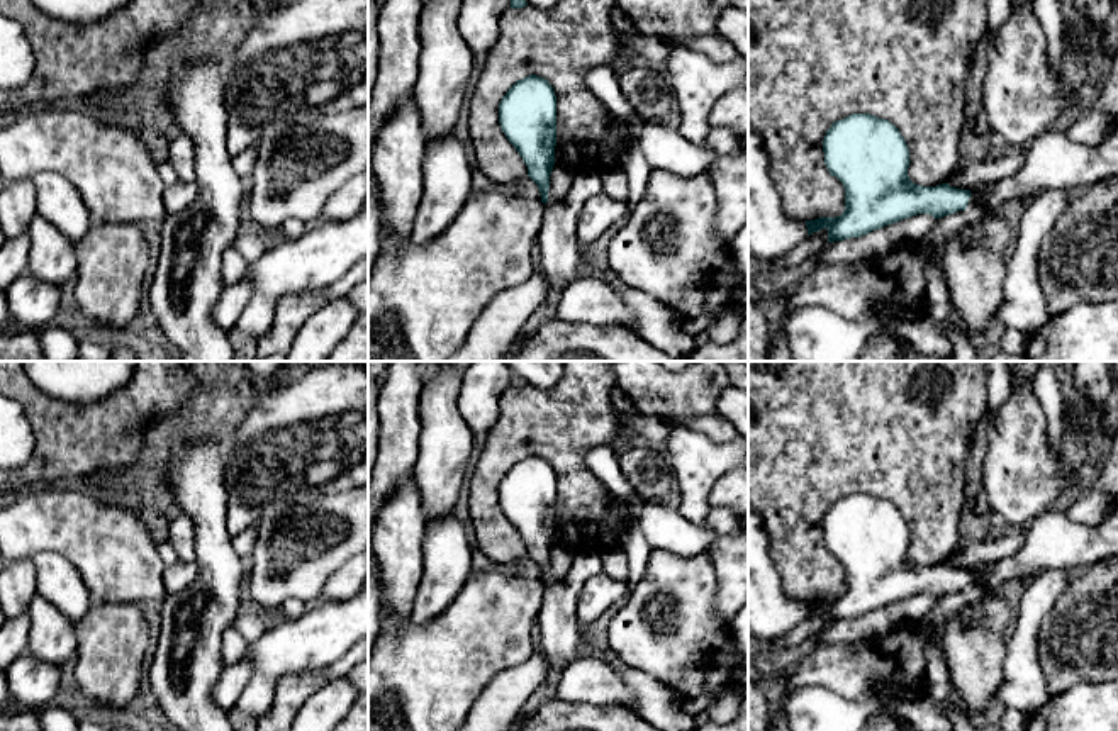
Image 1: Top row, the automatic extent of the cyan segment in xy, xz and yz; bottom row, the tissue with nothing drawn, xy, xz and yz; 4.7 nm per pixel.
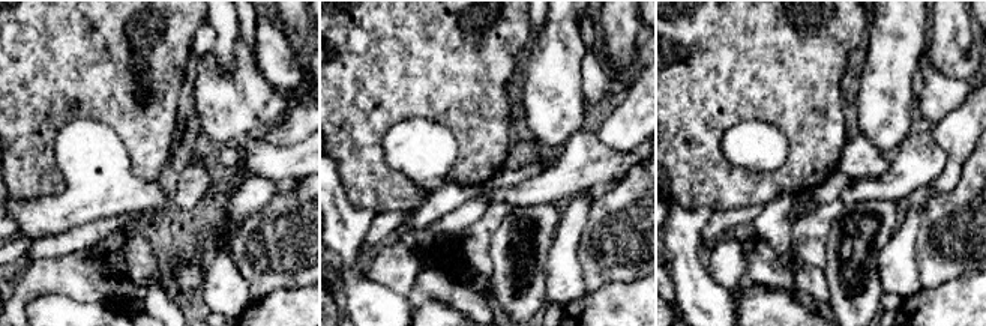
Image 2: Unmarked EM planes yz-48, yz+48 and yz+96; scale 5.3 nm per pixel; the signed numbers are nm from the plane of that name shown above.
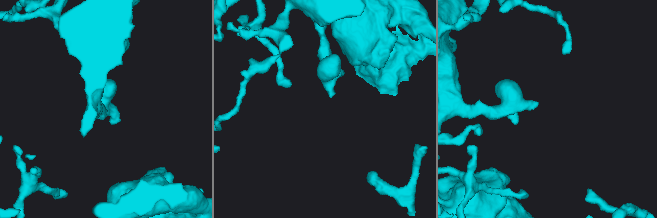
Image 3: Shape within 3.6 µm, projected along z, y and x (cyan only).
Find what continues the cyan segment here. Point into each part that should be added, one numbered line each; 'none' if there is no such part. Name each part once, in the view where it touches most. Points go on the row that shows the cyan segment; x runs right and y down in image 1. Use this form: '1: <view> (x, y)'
1: yz (1052, 160)

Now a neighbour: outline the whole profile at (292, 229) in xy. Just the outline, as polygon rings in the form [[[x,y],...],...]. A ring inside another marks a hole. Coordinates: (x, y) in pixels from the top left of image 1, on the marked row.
[[[292,217],[280,226],[278,232],[282,234],[283,239],[295,241],[300,236],[304,236],[309,227],[310,227],[310,222]]]

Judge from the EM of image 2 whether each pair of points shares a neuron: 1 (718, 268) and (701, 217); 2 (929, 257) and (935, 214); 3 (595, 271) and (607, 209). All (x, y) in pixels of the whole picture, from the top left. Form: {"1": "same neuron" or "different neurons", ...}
{"1": "different neurons", "2": "same neuron", "3": "same neuron"}

